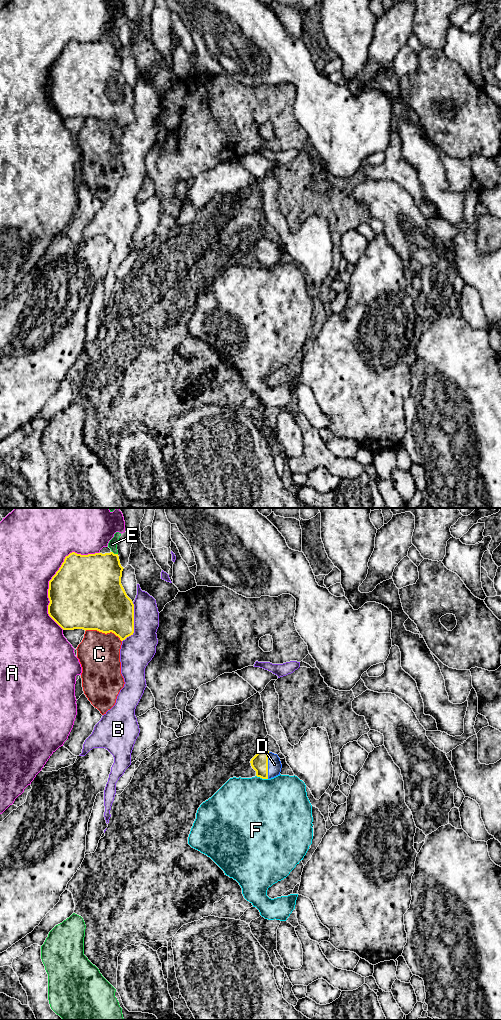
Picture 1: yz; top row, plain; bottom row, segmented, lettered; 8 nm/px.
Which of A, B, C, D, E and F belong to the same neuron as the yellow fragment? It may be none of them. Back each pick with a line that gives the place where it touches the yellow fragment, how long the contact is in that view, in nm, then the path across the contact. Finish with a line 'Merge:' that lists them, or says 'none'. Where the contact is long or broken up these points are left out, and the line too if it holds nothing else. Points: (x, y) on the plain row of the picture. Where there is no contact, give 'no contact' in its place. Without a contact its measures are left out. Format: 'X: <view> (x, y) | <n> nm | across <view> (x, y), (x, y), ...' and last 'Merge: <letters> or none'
D: yz (267, 253) | 220 nm | across yz (259, 250), (267, 253), (274, 252)
Merge: D

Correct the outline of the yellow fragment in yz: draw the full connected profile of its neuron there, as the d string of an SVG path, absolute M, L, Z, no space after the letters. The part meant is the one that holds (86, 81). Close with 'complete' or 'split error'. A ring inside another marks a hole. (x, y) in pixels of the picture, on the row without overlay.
M113 40L70 41L49 69L49 104L63 118L112 120L121 129L133 123L134 92L121 72L123 57Z | complete

